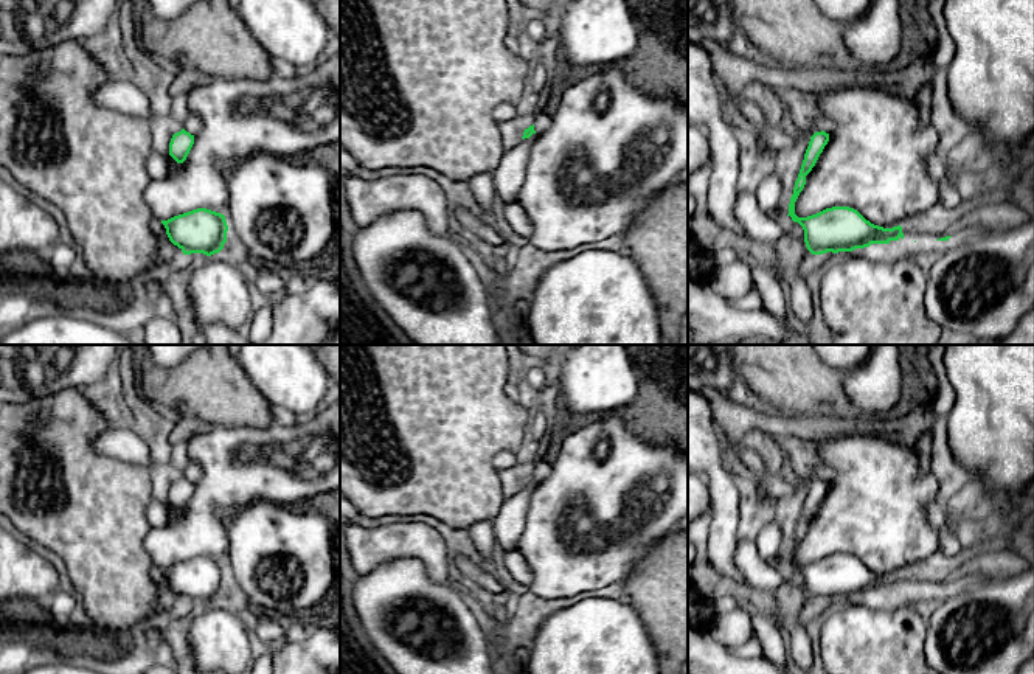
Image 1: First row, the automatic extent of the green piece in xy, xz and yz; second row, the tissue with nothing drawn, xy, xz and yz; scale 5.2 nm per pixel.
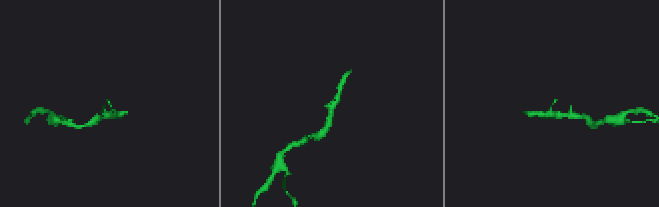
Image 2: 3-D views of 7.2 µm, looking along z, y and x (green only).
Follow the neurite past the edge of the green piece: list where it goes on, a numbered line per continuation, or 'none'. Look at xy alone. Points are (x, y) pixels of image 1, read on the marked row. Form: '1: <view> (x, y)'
none

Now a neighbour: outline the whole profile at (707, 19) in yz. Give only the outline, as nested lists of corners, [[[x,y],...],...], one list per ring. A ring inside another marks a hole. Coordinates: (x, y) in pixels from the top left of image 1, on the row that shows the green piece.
[[[688,0],[688,40],[723,42],[739,34],[730,0]]]

